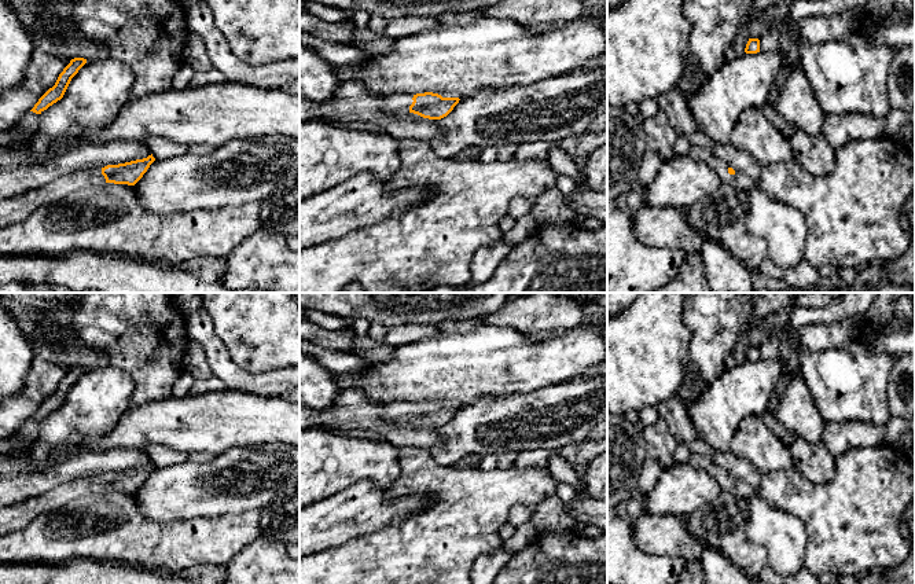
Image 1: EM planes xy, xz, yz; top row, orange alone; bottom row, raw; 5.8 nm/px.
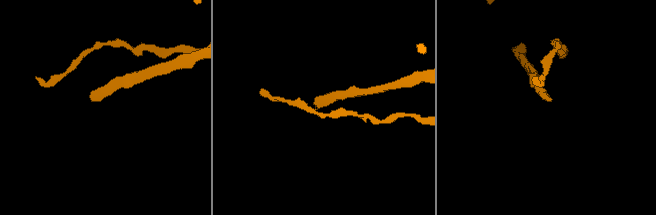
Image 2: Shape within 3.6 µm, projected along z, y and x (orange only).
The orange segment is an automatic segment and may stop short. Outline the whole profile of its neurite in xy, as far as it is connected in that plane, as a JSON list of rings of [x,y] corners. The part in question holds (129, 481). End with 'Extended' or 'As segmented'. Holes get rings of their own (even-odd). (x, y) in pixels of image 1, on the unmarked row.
[[[151,462],[143,467],[107,473],[102,477],[80,478],[21,503],[0,507],[0,536],[22,530],[38,515],[89,493],[106,491],[135,493],[154,469]]]. Extended

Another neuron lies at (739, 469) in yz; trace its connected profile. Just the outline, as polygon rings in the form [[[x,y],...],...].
[[[732,451],[724,453],[716,452],[712,459],[735,480],[742,480],[754,489],[758,489],[761,474],[747,460],[742,459]]]

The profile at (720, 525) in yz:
[[[720,492],[713,502],[688,515],[686,526],[703,547],[721,552],[750,580],[756,580],[768,561],[767,551],[746,535],[747,515],[747,499]]]

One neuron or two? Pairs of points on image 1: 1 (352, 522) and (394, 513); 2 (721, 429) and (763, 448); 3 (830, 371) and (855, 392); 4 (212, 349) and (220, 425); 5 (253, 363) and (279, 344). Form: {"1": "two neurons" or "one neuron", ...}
{"1": "one neuron", "2": "two neurons", "3": "one neuron", "4": "two neurons", "5": "one neuron"}

